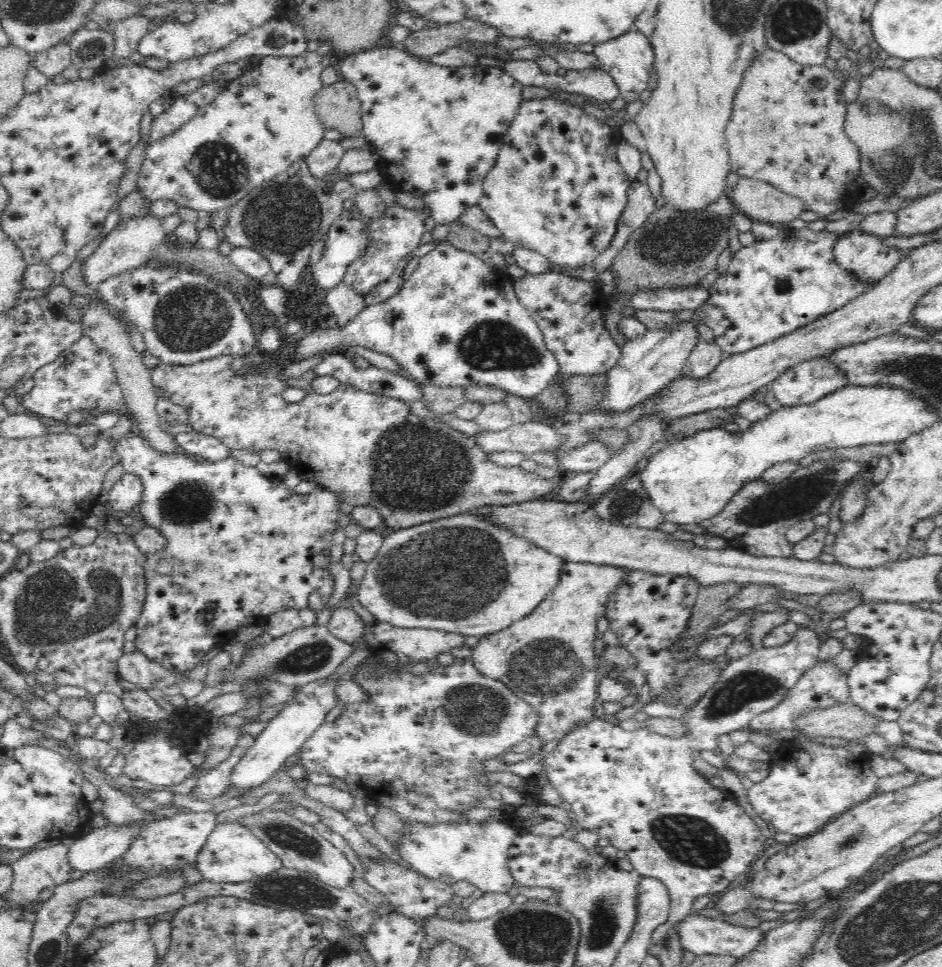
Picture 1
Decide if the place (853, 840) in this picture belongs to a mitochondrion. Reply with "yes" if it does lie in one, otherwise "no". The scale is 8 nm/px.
yes

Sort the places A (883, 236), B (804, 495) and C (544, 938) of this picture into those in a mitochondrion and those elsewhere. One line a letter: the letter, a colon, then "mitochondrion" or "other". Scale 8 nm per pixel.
A: other
B: mitochondrion
C: mitochondrion

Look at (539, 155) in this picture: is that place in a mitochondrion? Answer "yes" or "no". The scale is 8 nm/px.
no

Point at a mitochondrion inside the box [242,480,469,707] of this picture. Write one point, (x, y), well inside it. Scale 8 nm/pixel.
(311, 656)

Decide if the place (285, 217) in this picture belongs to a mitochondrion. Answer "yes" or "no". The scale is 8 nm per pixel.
yes

